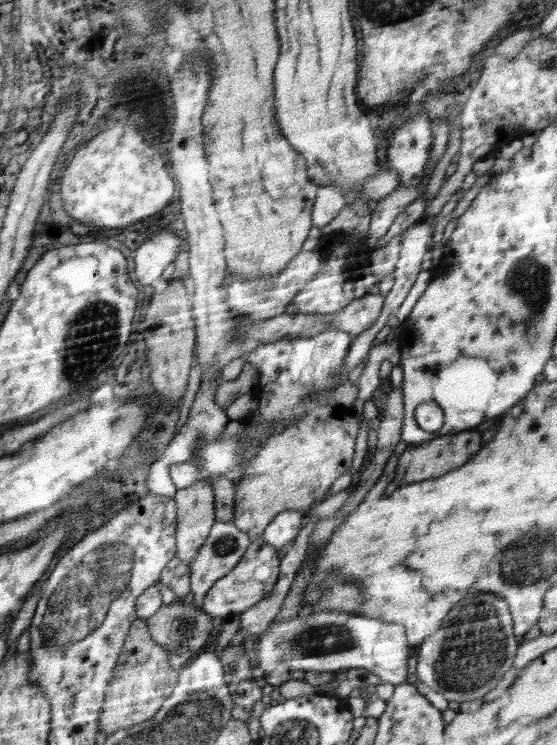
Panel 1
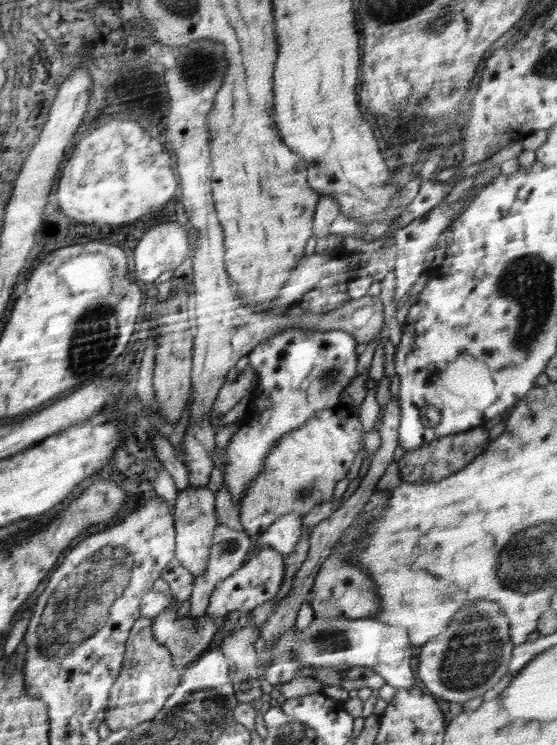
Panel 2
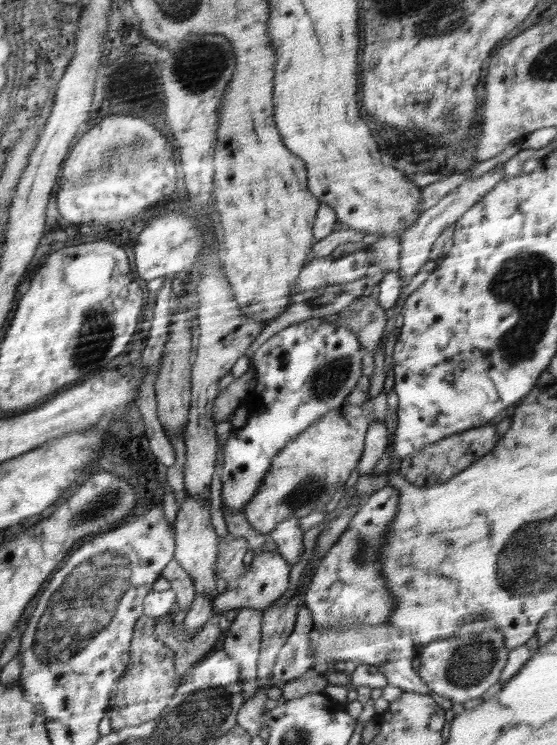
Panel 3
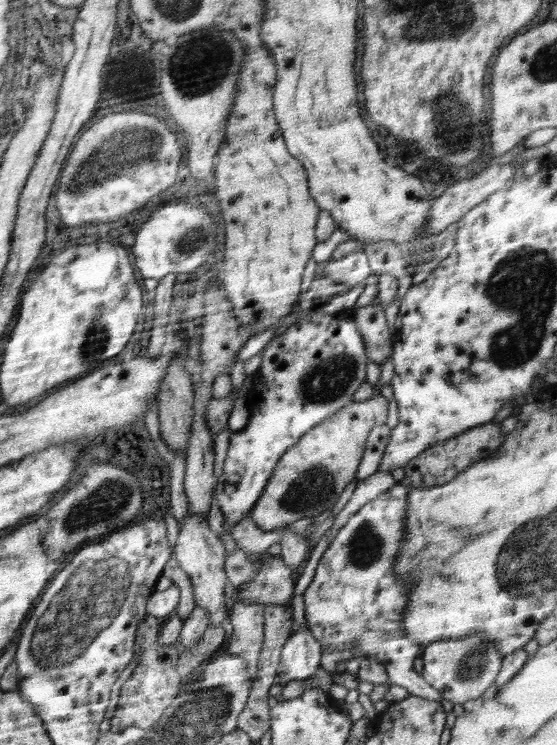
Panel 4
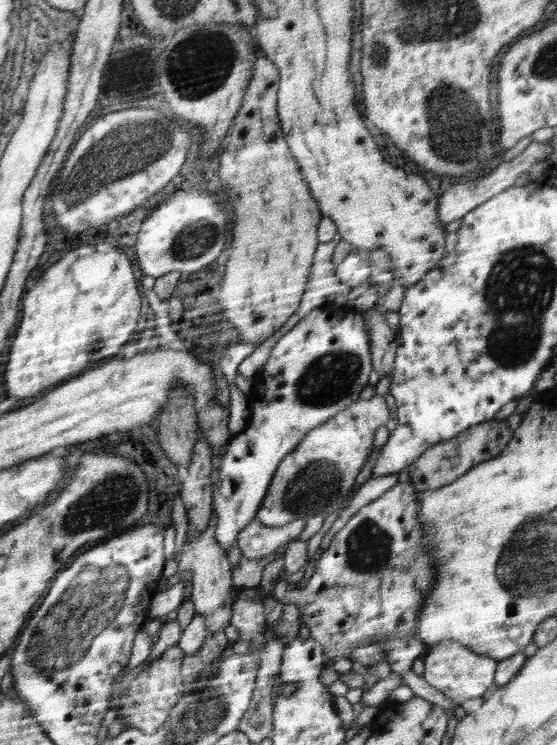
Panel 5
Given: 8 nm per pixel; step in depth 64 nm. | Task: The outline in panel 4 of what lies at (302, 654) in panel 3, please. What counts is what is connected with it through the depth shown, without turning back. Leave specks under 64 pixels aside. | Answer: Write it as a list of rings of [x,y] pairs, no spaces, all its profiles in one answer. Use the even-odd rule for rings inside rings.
[[[308,626],[290,635],[281,650],[276,682],[284,684],[314,676],[320,668],[320,644],[312,636]]]

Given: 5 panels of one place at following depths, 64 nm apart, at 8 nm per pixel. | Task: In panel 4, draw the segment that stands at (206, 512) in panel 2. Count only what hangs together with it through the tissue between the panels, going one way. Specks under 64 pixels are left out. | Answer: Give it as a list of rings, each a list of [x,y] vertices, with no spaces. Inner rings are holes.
[[[190,510],[186,513],[178,532],[176,546],[173,548],[174,557],[191,580],[196,605],[202,606],[208,612],[211,626],[219,626],[220,622],[228,616],[228,606],[224,596],[226,582],[230,582],[230,578],[226,578],[227,556],[224,552],[224,544],[216,538],[214,532],[208,530],[208,524],[200,520],[200,517],[202,517],[200,514],[192,514]]]

